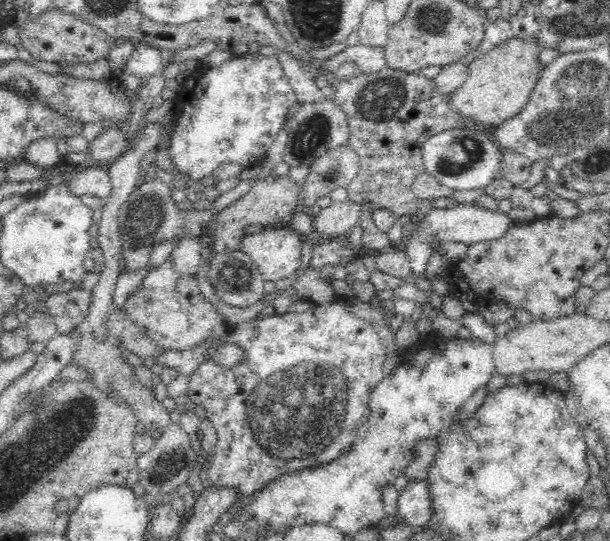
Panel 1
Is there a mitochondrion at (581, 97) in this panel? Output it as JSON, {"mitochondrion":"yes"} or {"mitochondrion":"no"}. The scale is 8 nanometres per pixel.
{"mitochondrion":"yes"}

